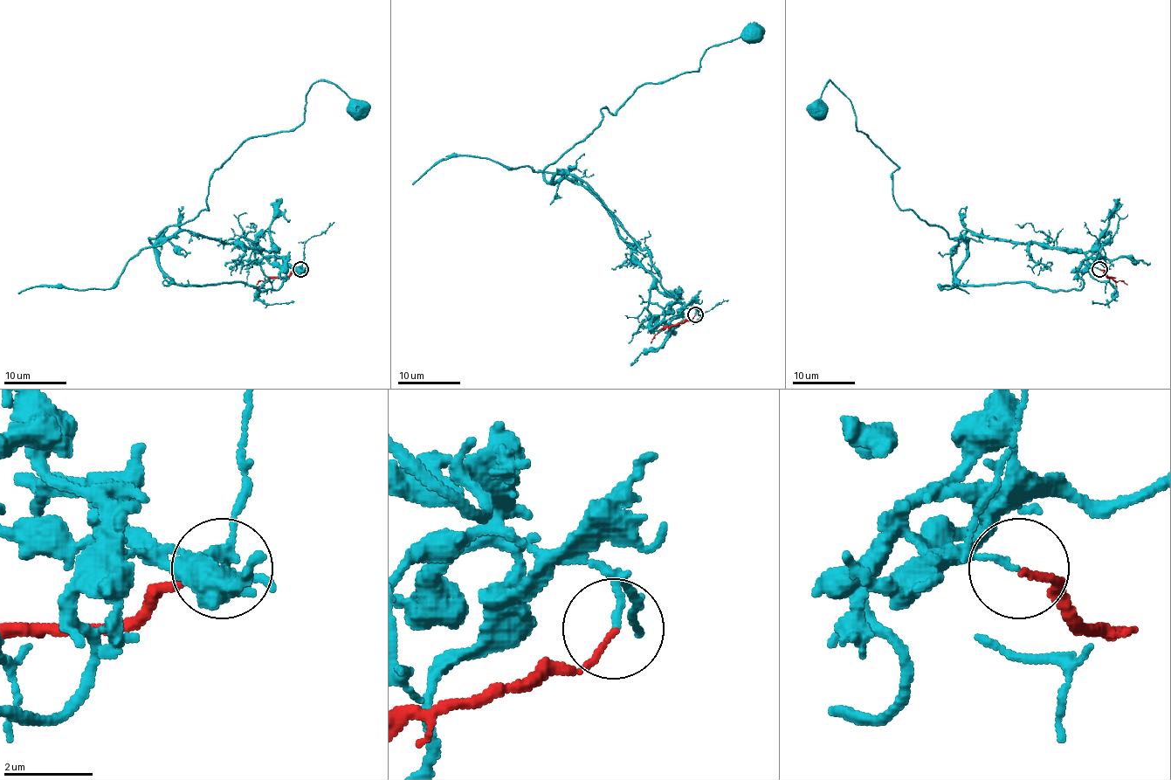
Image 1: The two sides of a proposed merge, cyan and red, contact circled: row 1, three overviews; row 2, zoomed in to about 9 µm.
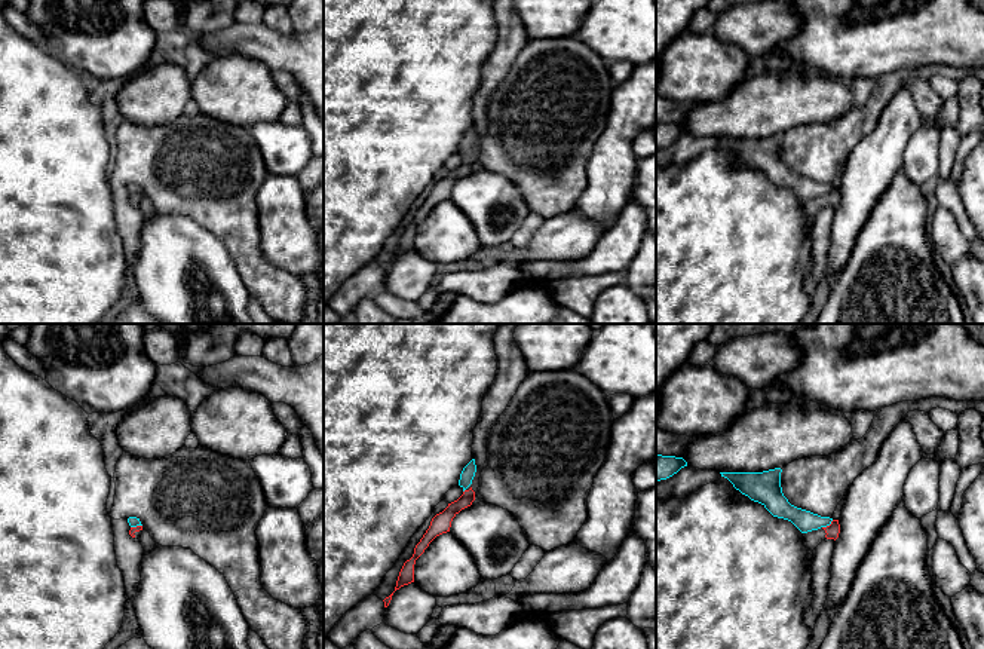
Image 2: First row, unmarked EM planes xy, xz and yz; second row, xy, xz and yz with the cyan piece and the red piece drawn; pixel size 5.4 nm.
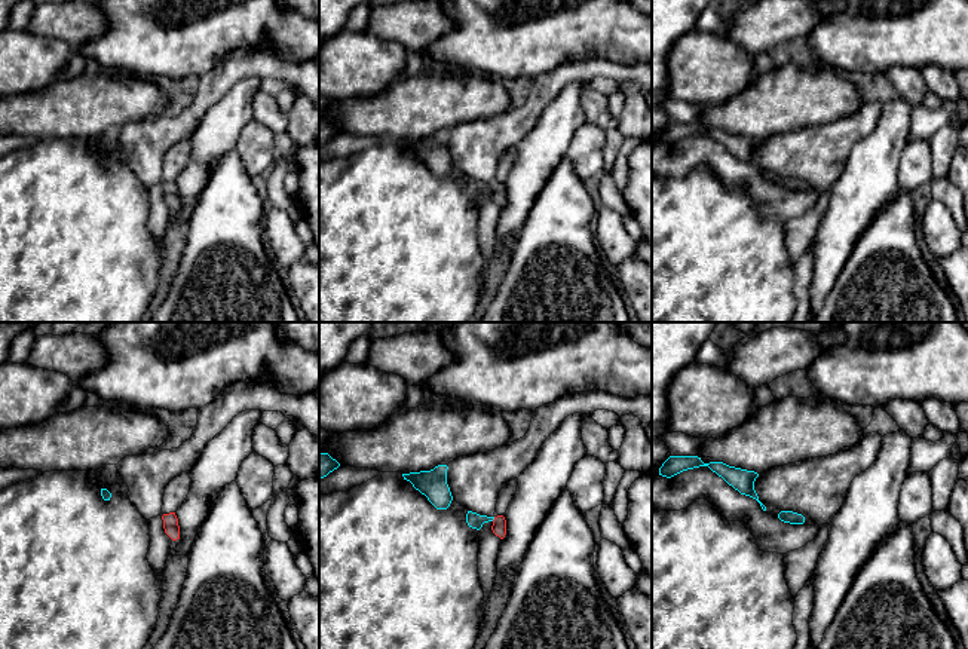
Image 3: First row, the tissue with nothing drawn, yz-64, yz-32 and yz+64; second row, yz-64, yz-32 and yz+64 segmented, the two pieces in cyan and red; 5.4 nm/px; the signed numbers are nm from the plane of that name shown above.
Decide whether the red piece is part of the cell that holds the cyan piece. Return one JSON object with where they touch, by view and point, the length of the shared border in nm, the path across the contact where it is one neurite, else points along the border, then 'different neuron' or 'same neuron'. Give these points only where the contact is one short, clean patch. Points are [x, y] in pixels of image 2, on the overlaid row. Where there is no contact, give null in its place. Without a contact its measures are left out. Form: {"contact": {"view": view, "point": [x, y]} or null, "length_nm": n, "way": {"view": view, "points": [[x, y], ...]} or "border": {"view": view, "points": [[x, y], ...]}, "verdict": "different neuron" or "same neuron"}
{"contact": {"view": "yz", "point": [827, 524]}, "length_nm": 80, "border": {"view": "yz", "points": [[833, 520], [822, 527]]}, "verdict": "different neuron"}

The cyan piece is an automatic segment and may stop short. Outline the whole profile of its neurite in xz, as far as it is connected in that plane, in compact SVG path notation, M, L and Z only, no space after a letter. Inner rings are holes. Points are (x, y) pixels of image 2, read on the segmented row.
M472 459L462 471L459 486L463 489L463 492L472 484L472 480L476 472L475 459Z

